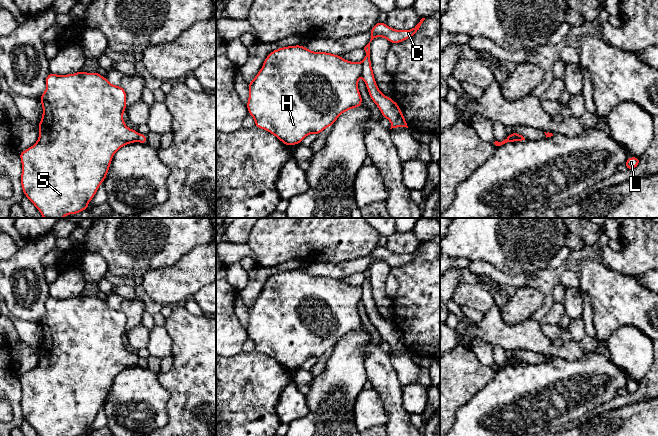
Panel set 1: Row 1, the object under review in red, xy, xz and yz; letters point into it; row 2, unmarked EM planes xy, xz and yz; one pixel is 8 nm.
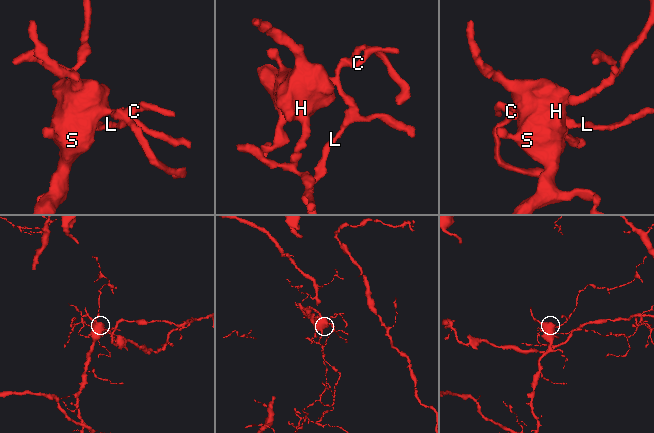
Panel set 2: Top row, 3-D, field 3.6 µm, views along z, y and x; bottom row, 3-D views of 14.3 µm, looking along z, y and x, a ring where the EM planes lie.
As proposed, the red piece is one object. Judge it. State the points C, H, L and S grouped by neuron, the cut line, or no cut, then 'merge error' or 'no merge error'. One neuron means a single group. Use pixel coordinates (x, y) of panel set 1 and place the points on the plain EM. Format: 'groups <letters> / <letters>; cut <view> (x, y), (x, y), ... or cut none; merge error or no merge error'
groups C L / H S; cut xz (360, 286), (362, 291), (361, 299); merge error

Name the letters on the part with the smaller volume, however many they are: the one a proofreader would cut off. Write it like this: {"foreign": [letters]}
{"foreign": ["C", "L"]}

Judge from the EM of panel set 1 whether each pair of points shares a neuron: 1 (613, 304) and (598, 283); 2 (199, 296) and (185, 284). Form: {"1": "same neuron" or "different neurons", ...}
{"1": "same neuron", "2": "different neurons"}

